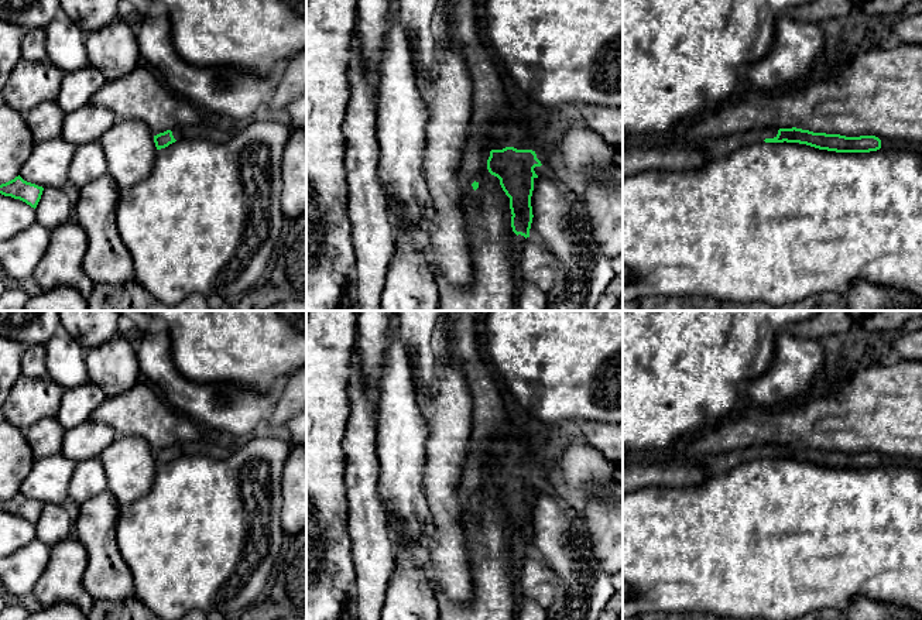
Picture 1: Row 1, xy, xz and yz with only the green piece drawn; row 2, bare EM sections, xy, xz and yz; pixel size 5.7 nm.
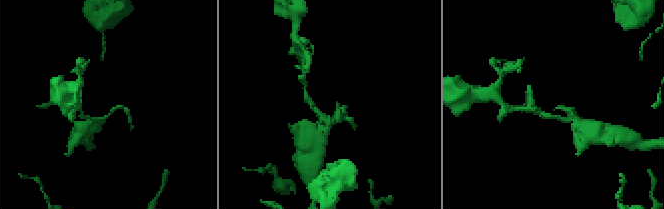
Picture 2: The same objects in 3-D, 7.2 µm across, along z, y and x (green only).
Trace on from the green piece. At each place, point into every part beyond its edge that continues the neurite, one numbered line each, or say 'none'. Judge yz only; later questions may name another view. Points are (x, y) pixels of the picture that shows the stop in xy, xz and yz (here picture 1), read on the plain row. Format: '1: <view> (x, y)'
1: yz (713, 465)

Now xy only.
1: xy (178, 449)

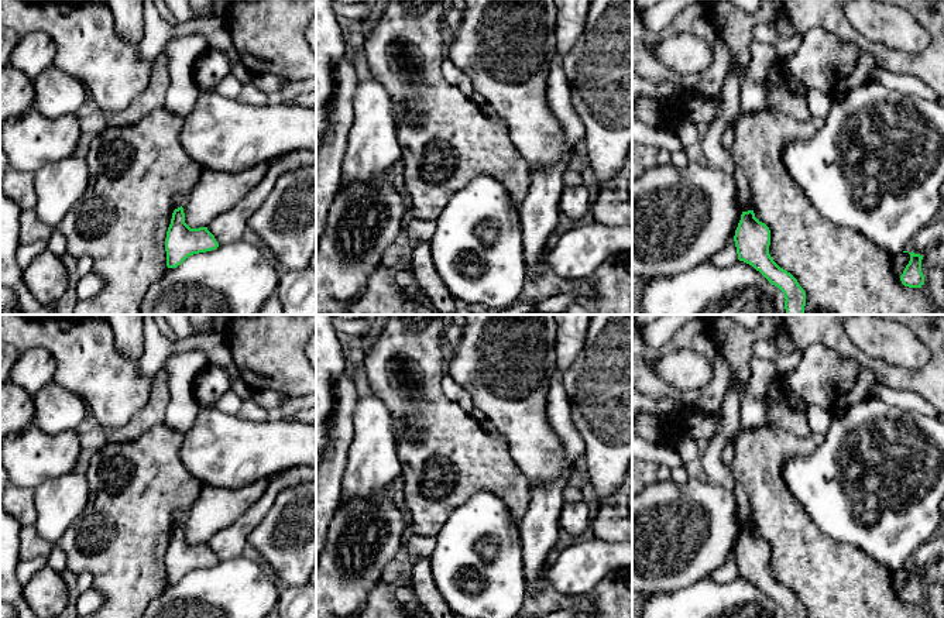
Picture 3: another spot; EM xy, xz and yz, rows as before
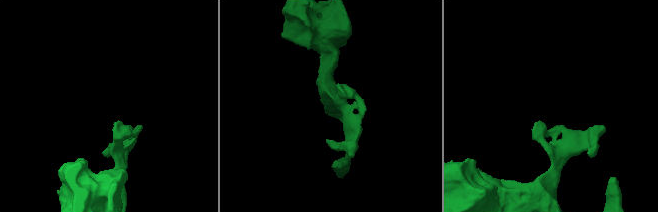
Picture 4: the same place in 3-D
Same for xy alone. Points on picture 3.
none

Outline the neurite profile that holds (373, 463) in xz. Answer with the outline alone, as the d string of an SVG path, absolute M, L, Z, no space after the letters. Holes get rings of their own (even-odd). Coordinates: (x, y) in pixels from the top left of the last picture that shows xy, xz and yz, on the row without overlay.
M370 392L358 398L353 415L353 442L341 483L341 495L368 498L388 490L401 475L392 415L382 399Z

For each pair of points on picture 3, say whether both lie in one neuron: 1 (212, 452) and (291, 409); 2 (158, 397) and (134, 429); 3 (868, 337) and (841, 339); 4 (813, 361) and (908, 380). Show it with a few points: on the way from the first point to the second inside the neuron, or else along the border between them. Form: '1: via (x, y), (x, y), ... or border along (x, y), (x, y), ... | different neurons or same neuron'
1: border along (278, 415), (289, 418) | different neurons
2: via (155, 405), (143, 421) | same neuron
3: border along (844, 329), (865, 353), (876, 359) | different neurons
4: border along (844, 357), (852, 357), (865, 364), (878, 381) | different neurons

